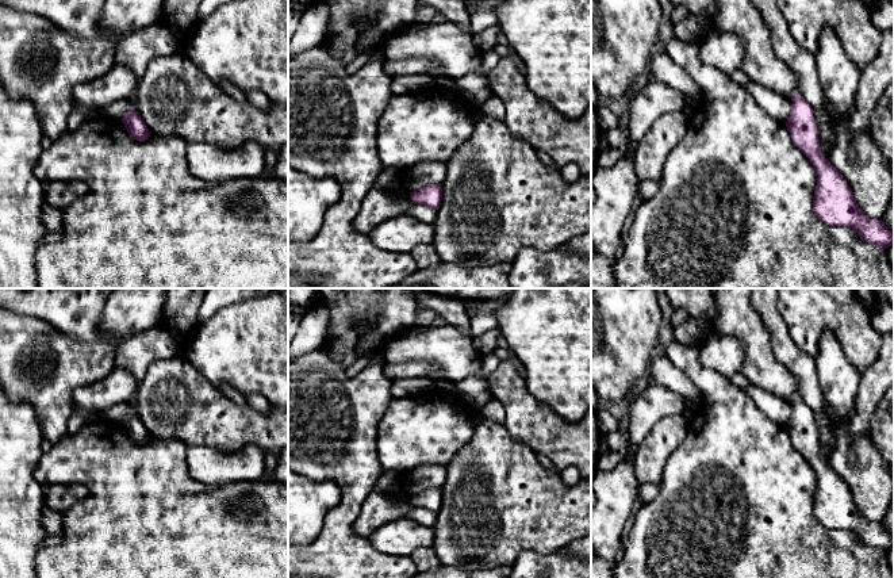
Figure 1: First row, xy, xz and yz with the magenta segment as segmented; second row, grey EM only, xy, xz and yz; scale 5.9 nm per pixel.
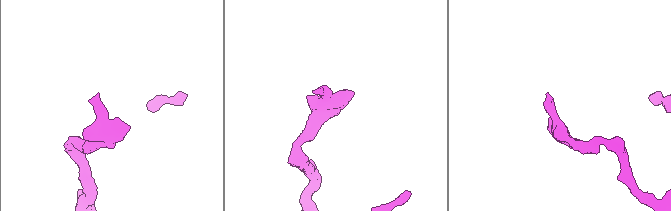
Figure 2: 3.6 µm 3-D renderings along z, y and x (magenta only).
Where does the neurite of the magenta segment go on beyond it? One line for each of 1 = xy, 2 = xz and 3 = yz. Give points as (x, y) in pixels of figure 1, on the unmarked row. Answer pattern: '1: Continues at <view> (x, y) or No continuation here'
1: No continuation here
2: No continuation here
3: No continuation here

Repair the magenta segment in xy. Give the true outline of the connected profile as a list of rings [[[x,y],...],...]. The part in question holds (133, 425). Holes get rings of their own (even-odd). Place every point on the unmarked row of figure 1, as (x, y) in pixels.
[[[137,414],[127,416],[123,420],[122,426],[124,428],[128,439],[139,445],[149,443],[151,437]]]

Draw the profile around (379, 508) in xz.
[[[400,486],[400,493],[402,497],[394,499],[388,491],[372,491],[353,523],[356,535],[368,537],[380,525],[407,517],[414,506],[404,486]]]

